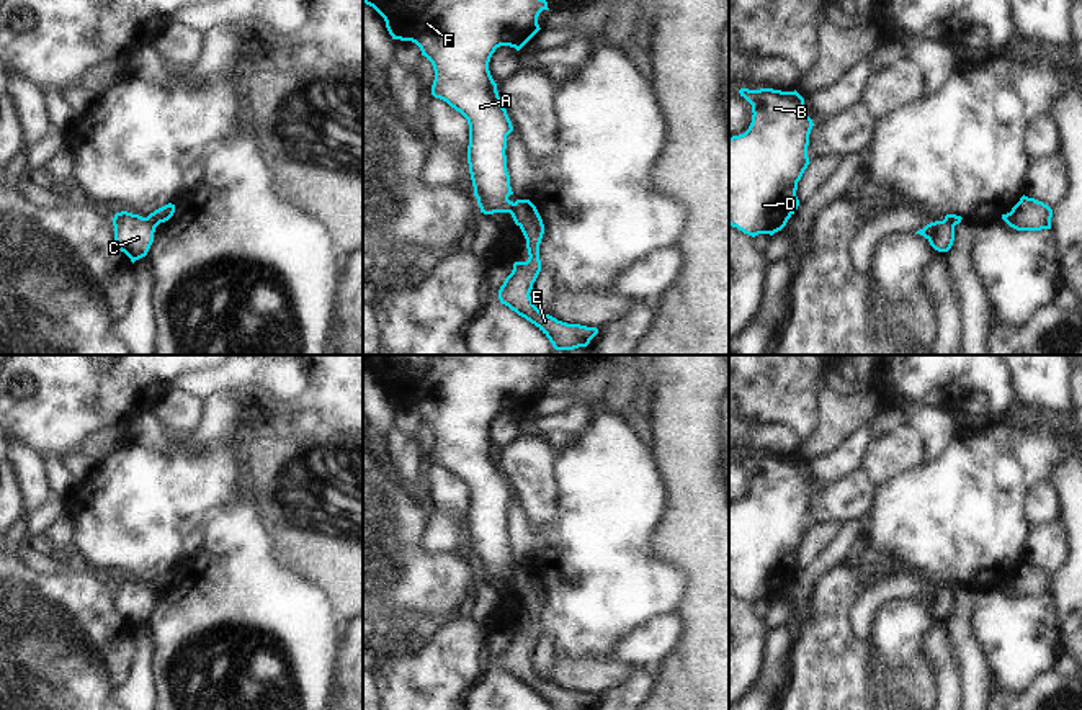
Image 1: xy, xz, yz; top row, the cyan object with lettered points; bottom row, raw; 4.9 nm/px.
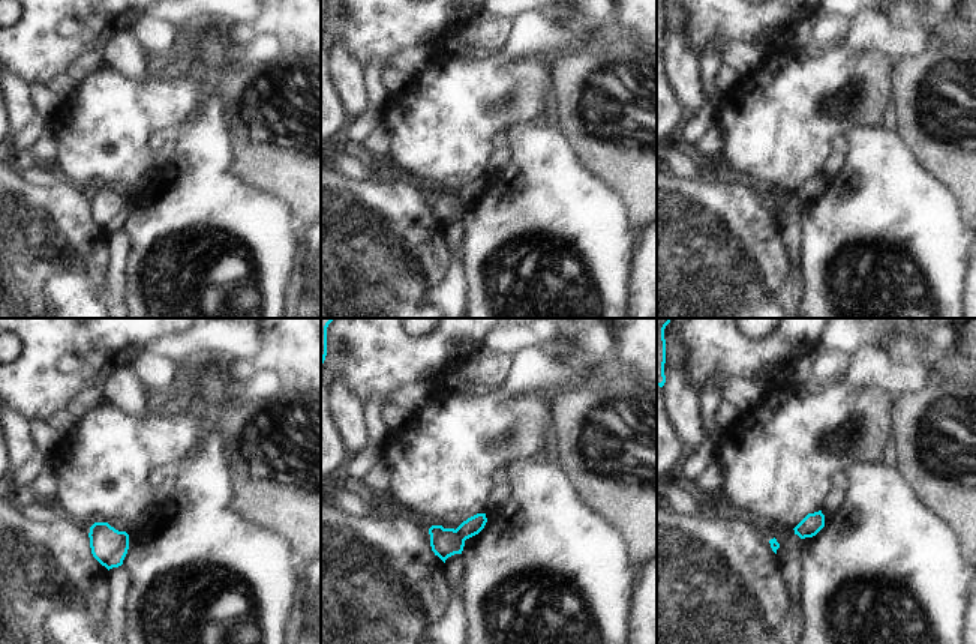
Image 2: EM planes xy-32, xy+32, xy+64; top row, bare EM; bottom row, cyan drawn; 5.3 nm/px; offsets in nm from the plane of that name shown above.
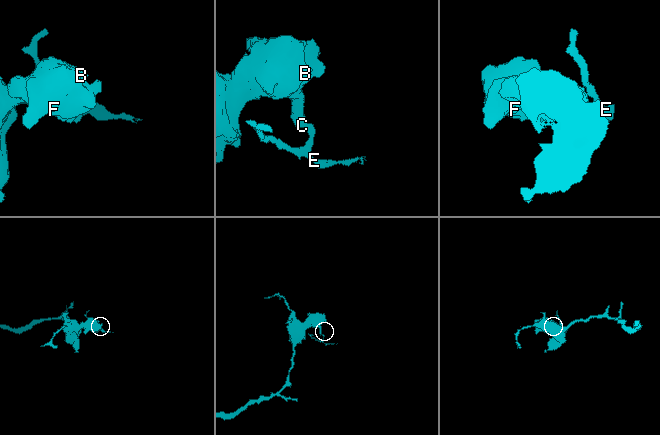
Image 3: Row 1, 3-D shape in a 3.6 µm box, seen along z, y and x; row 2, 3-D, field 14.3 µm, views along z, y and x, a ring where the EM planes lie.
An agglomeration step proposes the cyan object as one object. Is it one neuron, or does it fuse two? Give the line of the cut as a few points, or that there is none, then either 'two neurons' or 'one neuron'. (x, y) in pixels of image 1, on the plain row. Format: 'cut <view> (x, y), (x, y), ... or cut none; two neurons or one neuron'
cut xy (146, 584), (154, 594); two neurons

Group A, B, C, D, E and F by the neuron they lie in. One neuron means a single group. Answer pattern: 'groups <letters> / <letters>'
groups A B C D F / E

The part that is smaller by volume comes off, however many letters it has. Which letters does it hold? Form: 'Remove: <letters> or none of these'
Remove: E

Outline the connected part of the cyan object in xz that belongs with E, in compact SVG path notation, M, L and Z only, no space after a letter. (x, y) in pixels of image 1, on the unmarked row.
M516 566L510 581L526 605L530 623L526 628L513 630L512 640L499 656L500 669L534 690L551 710L590 710L598 700L597 694L557 687L533 671L530 659L541 638L539 610L544 600L544 591L530 566Z

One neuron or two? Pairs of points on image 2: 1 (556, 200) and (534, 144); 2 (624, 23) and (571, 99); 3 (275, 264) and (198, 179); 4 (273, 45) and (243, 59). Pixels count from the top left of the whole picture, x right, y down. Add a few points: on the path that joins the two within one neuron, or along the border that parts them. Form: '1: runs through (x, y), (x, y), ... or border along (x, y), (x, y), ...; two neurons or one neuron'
1: runs through (543, 186), (540, 158); one neuron
2: border along (616, 39), (625, 45), (637, 47); two neurons
3: runs through (254, 243), (212, 200); one neuron
4: runs through (266, 45), (251, 54); one neuron

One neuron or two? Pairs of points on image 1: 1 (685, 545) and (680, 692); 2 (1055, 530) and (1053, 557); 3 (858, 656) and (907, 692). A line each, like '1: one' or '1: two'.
1: one
2: one
3: two

